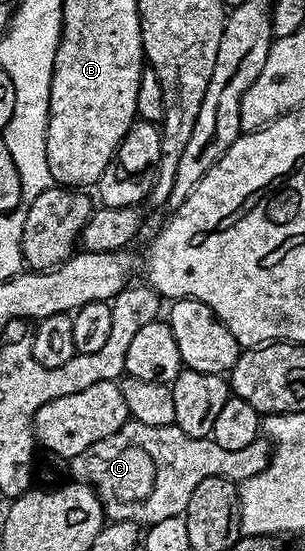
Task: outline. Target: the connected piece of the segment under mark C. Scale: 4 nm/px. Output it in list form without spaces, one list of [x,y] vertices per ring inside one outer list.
[[[132,421],[124,423],[111,437],[103,441],[95,441],[91,449],[83,449],[71,460],[71,467],[78,480],[89,484],[101,498],[101,507],[113,521],[131,521],[138,525],[152,525],[159,521],[167,521],[167,517],[184,516],[187,501],[191,501],[191,493],[199,485],[199,481],[207,481],[207,477],[223,477],[240,485],[245,479],[263,473],[271,458],[271,443],[268,438],[259,437],[251,441],[243,449],[223,449],[213,438],[200,439],[187,437],[183,429],[178,427],[160,427],[159,425],[143,425]]]

